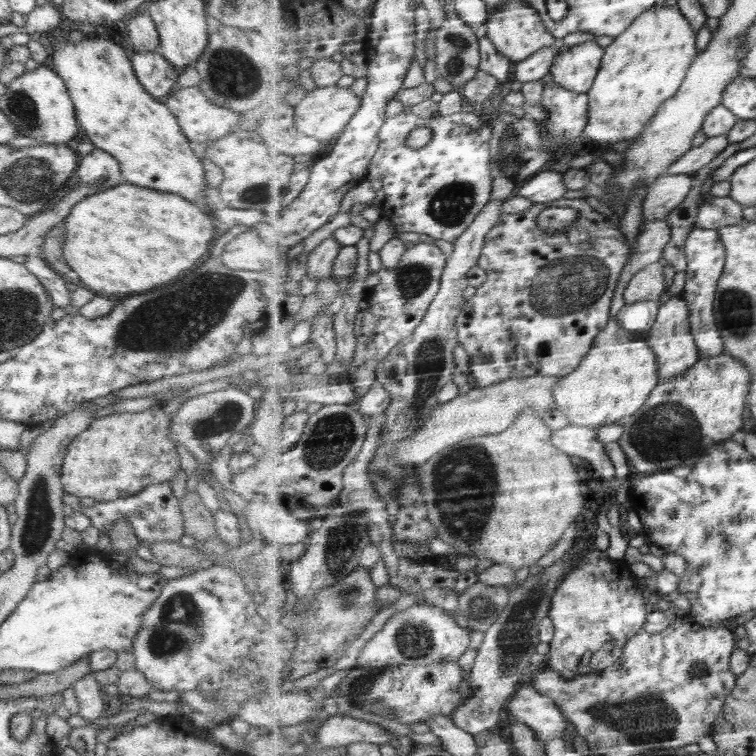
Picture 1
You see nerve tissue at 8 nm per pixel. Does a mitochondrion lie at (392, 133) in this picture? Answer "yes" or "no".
no

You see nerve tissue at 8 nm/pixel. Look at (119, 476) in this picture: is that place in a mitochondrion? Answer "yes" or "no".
no

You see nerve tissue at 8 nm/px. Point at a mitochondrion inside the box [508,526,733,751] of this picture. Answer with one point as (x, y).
(644, 719)

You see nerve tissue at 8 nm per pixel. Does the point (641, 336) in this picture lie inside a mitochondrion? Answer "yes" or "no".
no

